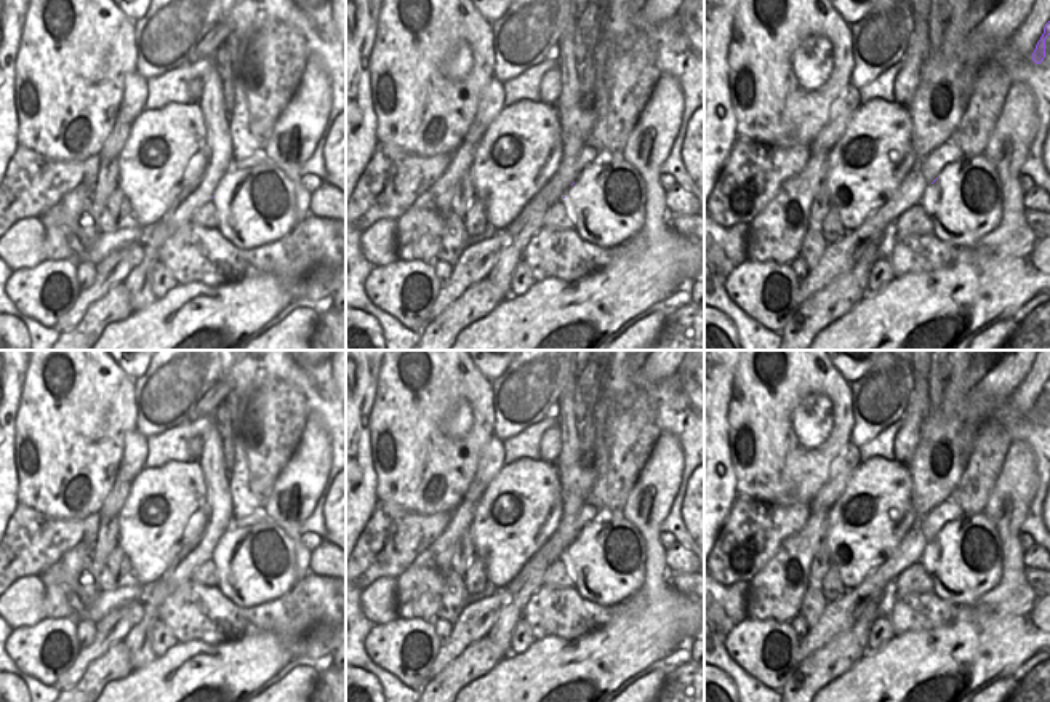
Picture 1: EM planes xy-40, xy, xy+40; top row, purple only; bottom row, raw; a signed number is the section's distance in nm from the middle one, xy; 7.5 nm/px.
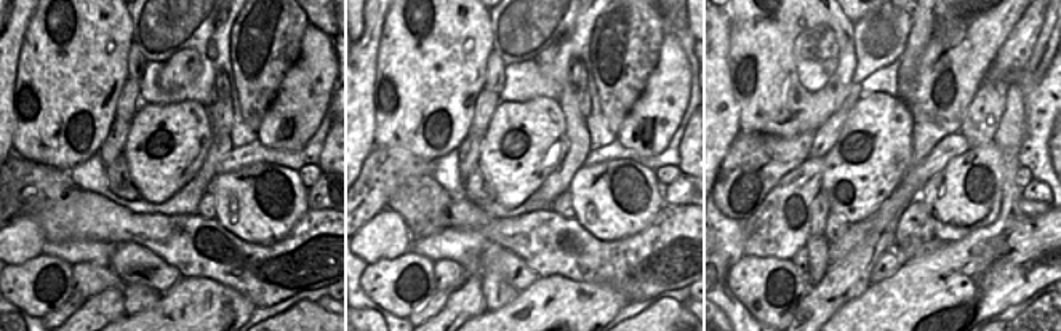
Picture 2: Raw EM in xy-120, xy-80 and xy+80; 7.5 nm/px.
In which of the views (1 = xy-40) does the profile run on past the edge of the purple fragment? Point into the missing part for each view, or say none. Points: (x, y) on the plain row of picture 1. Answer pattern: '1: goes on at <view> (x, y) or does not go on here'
1: does not go on here

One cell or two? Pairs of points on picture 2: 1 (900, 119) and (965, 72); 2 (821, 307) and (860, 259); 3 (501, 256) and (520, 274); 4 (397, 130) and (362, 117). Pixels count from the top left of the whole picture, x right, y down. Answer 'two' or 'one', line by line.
1: two
2: one
3: one
4: two

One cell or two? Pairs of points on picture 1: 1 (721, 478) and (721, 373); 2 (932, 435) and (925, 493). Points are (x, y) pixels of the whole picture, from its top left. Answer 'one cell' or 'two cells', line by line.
1: one cell
2: one cell

